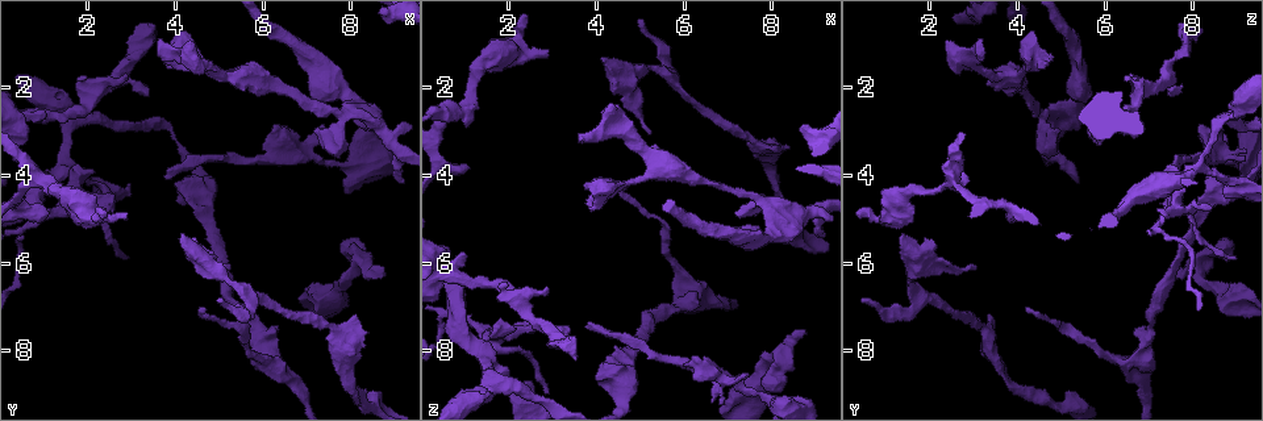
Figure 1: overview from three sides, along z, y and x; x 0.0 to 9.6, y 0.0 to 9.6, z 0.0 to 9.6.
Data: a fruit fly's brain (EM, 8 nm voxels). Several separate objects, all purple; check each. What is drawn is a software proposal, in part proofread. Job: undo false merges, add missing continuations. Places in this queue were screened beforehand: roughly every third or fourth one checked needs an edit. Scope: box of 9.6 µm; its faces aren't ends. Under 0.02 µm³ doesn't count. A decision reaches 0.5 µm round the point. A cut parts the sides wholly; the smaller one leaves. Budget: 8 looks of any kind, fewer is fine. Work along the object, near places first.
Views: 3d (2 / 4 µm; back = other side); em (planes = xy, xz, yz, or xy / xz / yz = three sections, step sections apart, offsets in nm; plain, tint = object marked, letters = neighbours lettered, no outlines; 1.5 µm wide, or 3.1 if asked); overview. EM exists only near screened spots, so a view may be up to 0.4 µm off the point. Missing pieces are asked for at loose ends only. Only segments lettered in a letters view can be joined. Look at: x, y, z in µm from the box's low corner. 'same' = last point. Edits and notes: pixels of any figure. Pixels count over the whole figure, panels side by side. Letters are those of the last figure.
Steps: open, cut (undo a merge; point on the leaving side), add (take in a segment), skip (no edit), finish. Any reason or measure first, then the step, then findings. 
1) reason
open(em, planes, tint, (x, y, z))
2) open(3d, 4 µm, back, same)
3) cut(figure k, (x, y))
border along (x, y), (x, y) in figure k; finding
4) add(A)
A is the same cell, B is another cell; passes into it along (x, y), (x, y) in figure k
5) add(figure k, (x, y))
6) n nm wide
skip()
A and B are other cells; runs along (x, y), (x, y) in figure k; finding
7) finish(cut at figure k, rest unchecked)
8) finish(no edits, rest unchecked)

free end
open(3d, 4 µm, (3.65, 0.95, 3.20))

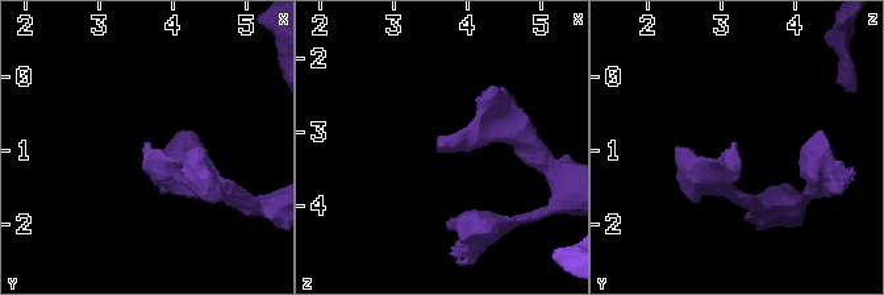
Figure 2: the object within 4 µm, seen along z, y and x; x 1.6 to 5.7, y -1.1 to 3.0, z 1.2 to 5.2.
open(em, planes, letters, (3.65, 0.90, 3.15))

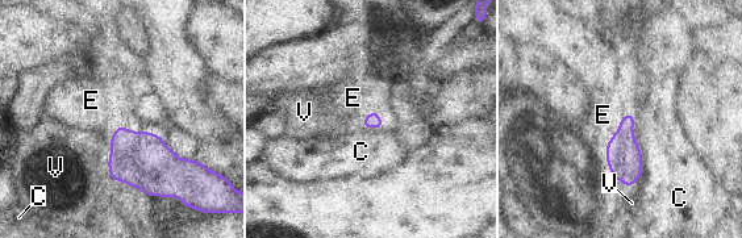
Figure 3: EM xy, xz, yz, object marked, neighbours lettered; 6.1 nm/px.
add(figure 3, (70, 166))
V is the same cell, C and E are other cells; passes into it along (141, 159), (109, 158), (70, 166) in figure 3; the neuron continues

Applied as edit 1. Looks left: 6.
redraw
open(overview)

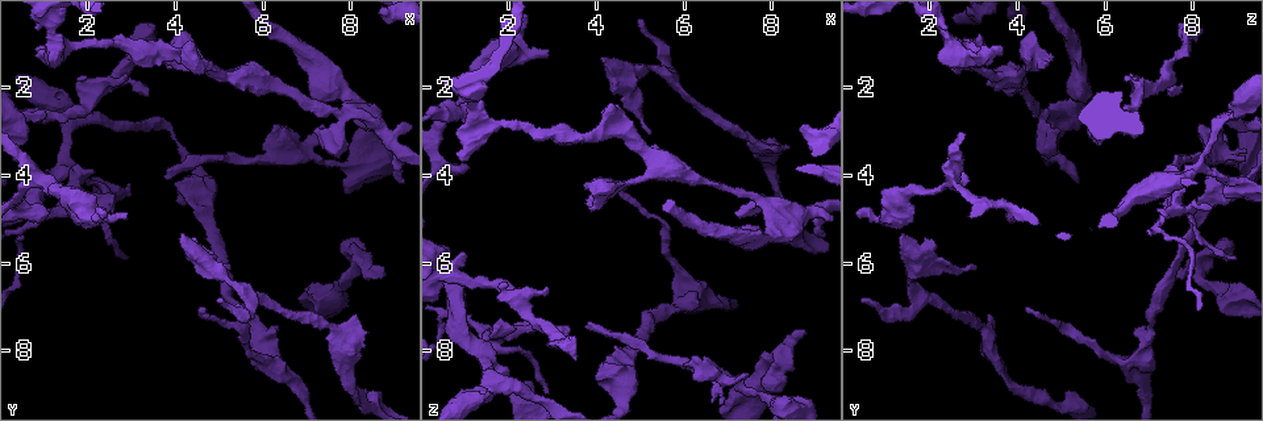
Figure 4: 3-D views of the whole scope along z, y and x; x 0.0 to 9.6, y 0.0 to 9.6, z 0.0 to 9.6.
free end
open(em, xz, step 8, letters, (2.65, 4.75, 7.55))

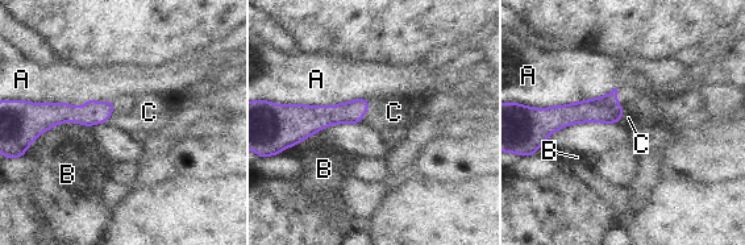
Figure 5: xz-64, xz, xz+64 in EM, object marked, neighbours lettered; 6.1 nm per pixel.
another direction
open(em, planes, letters, same)

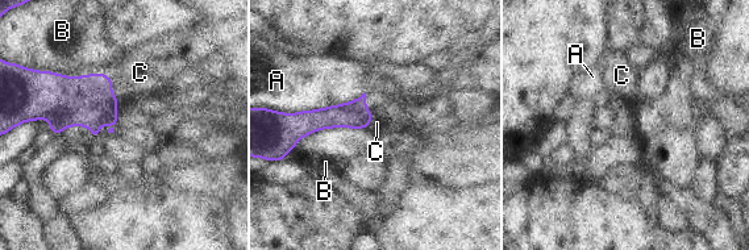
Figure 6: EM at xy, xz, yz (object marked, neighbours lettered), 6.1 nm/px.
160 nm wide
add(figure 6, (140, 73))
C is the same cell, A and B are other cells; passes into it along (87, 100), (111, 87), (140, 73) in figure 6; it goes on there

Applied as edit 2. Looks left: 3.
tapers out
open(em, planes, tint, (2.85, 5.85, 8.95))

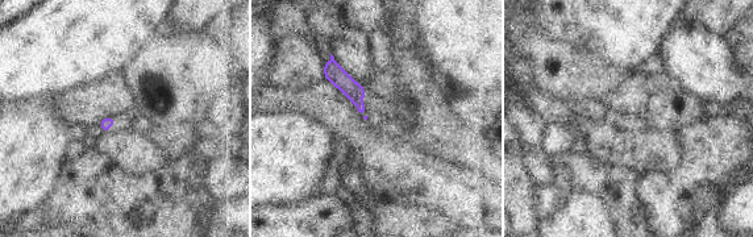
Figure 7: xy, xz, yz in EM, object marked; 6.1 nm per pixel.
what lies round it
open(em, planes, letters, same)

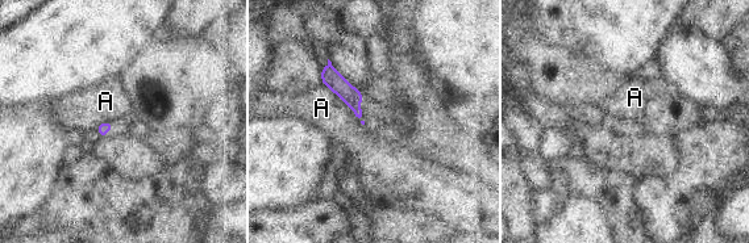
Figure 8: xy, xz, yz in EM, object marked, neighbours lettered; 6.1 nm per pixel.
skip()
A is another cell; border along (323, 83), (353, 110), (362, 125) in figure 8; none of them fits

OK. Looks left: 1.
finish(add at figure 3, add at figure 6, rest unchecked)

